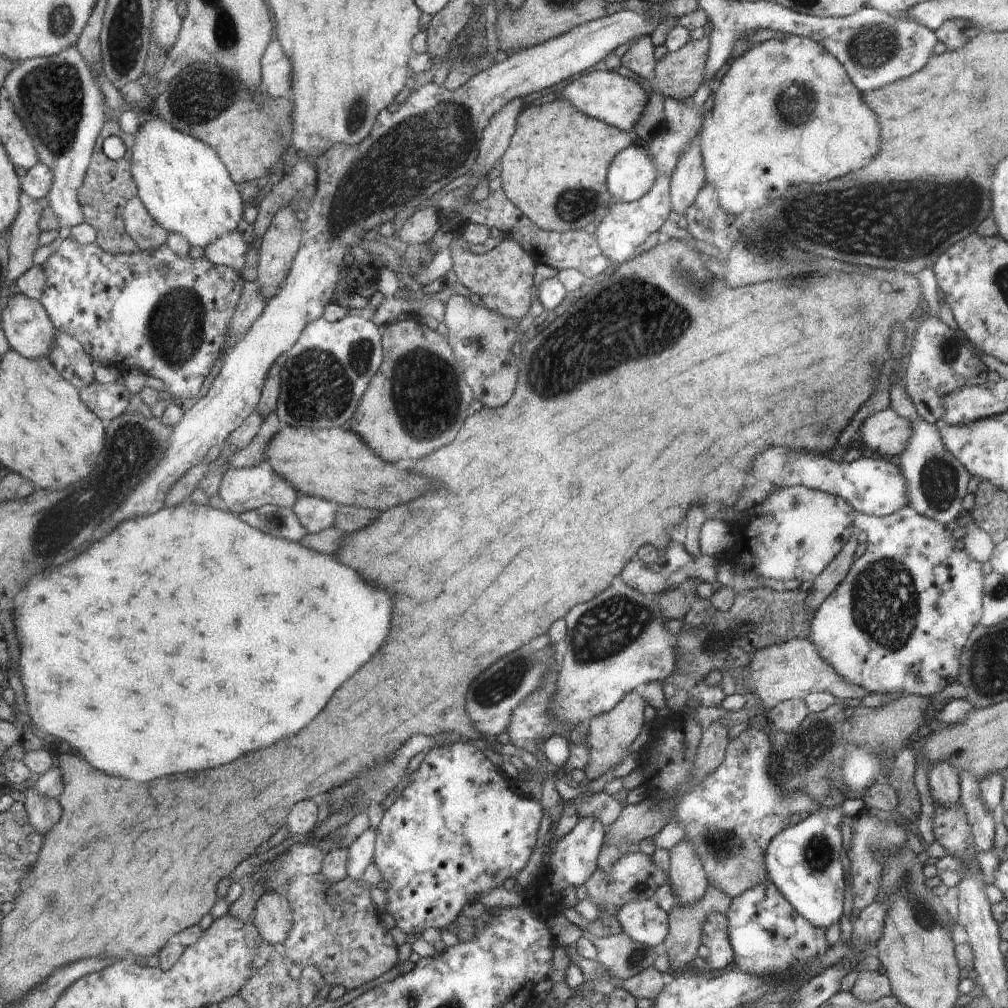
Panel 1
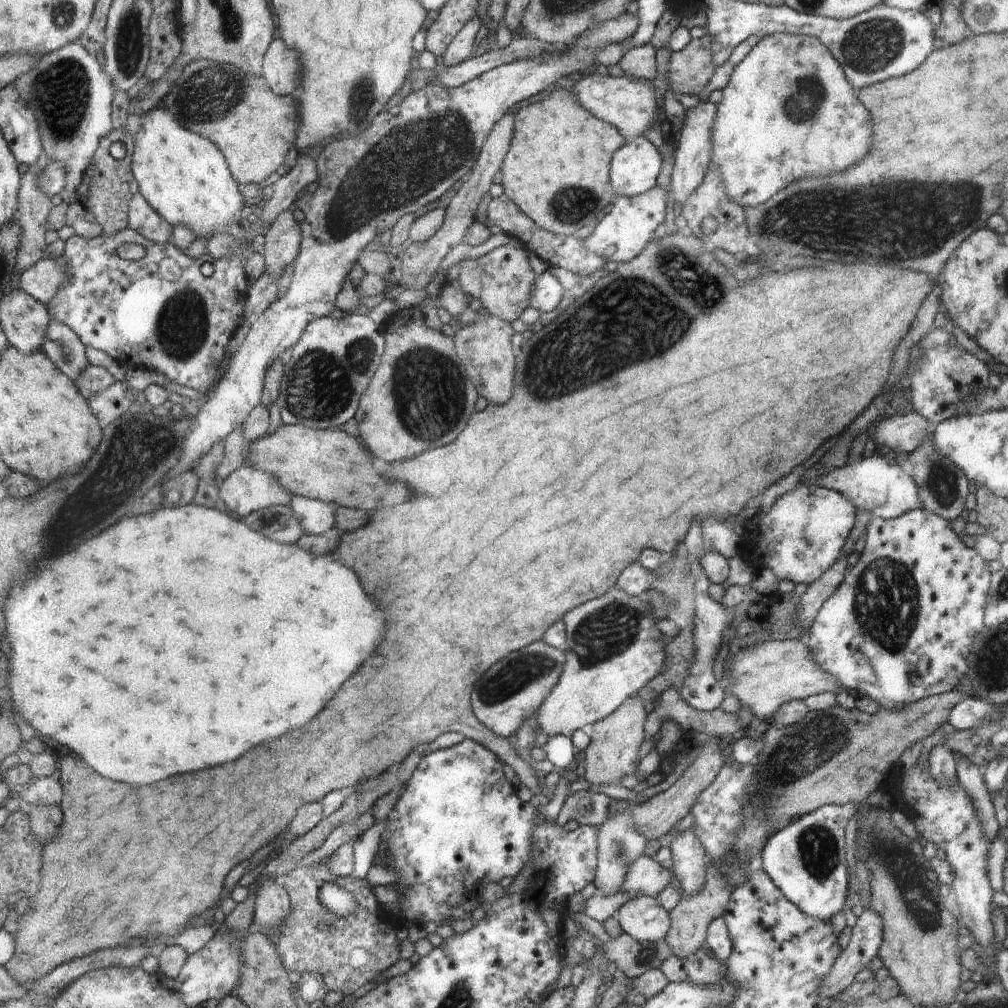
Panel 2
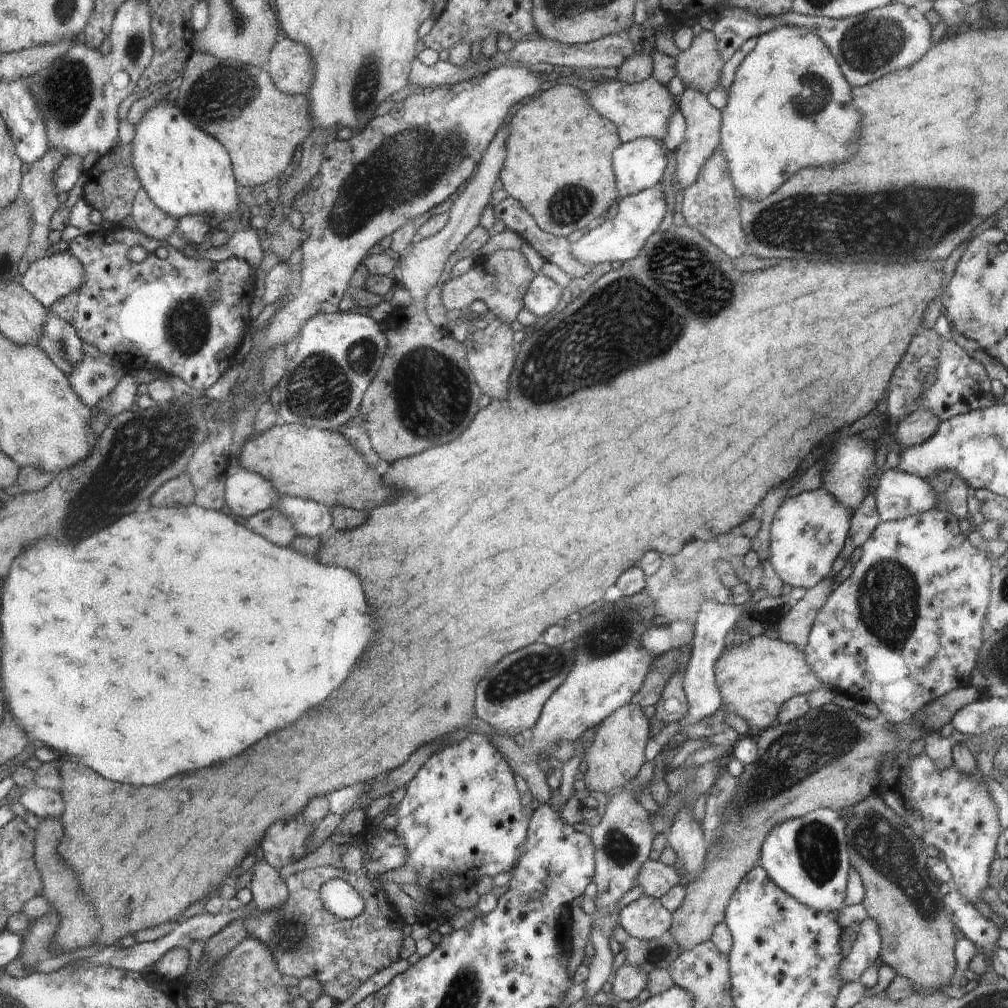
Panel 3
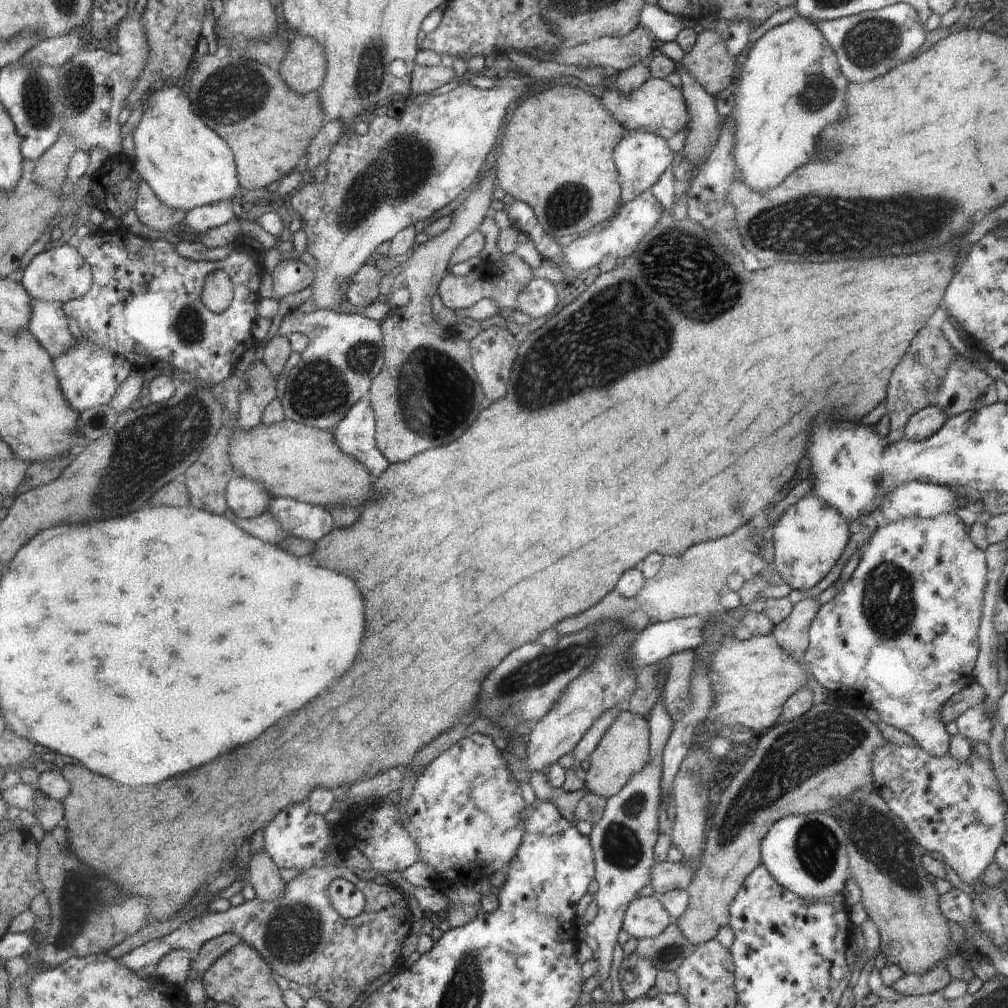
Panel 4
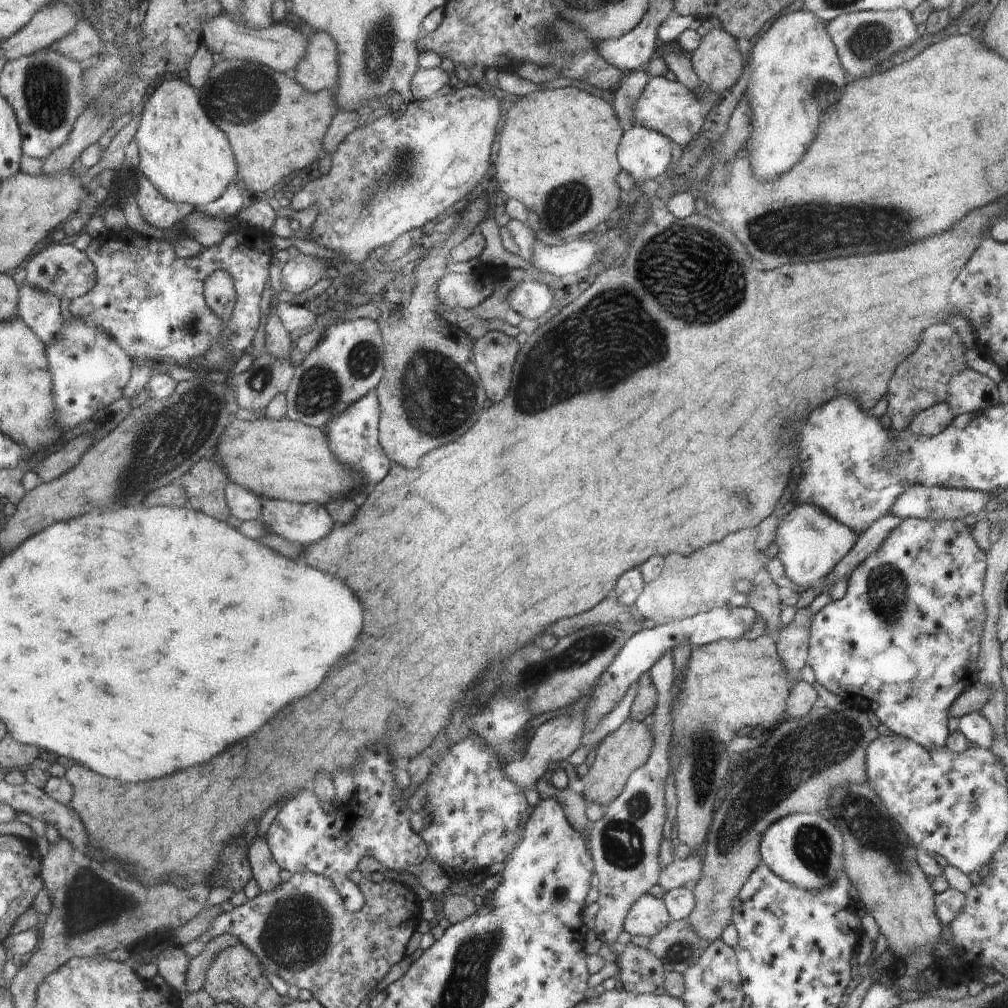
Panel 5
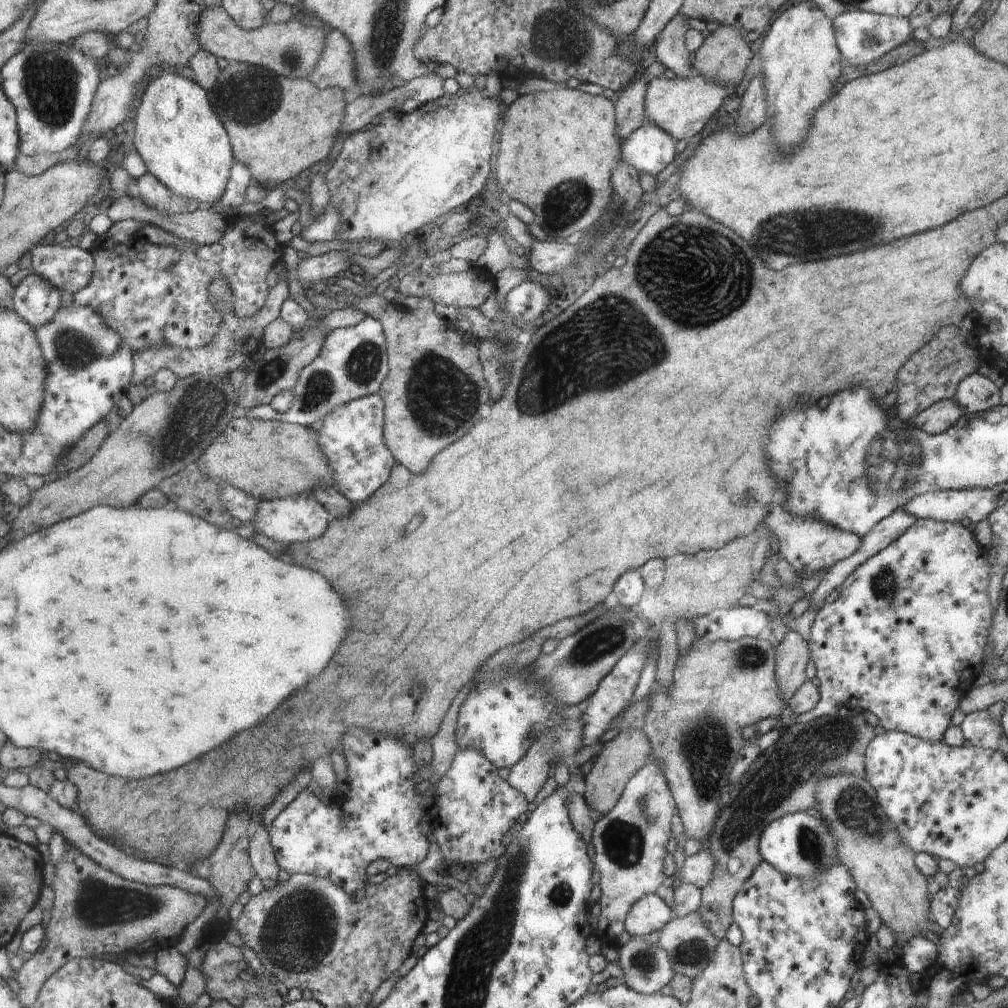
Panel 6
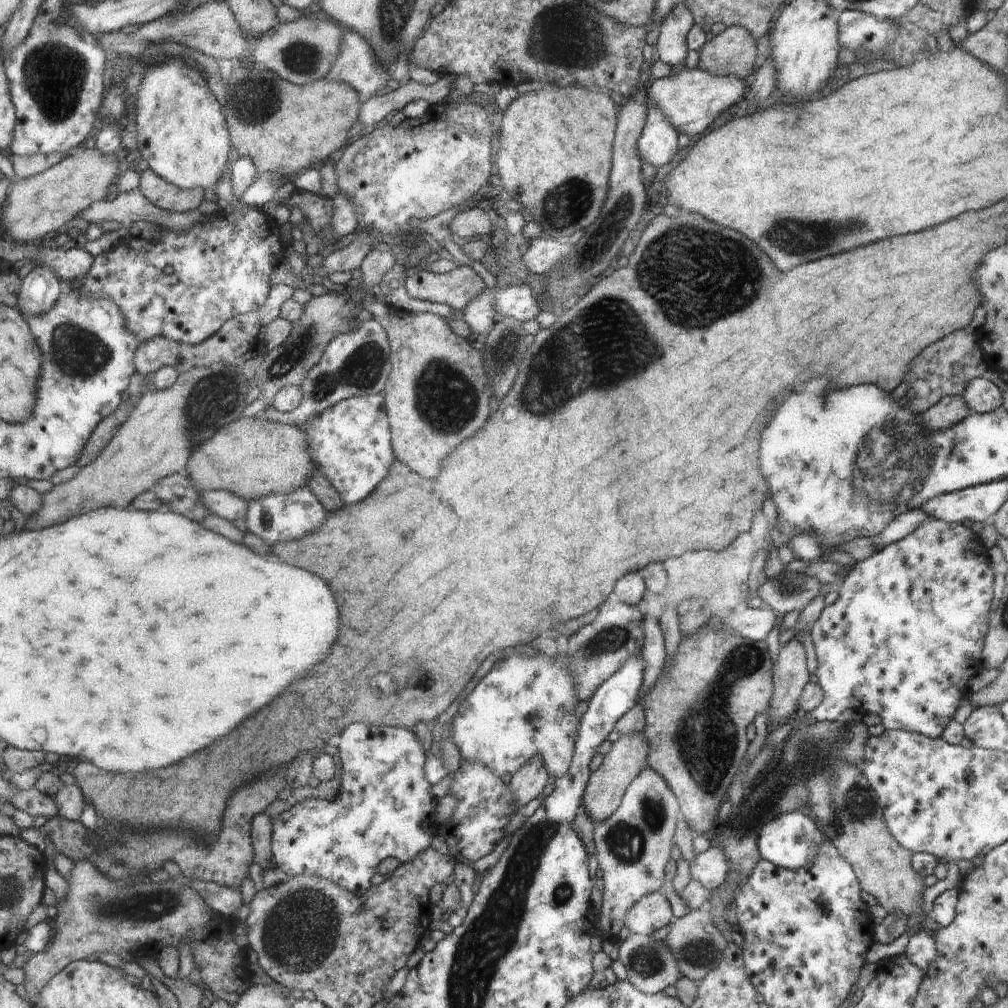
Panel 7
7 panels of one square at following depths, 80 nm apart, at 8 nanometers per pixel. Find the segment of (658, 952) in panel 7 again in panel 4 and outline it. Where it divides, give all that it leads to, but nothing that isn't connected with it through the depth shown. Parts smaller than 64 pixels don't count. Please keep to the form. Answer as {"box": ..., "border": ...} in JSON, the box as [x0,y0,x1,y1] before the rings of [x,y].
{"box":[620,952,659,999],"border":[[[632,952],[623,958],[621,966],[620,983],[626,999],[644,997],[655,986],[659,967],[647,958]]]}

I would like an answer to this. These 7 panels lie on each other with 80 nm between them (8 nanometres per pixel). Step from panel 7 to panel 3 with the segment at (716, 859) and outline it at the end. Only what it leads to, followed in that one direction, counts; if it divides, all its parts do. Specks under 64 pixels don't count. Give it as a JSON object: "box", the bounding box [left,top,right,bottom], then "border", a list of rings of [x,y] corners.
{"box":[637,859,685,899],"border":[[[648,859],[638,875],[637,885],[642,886],[644,894],[661,899],[676,885],[684,884],[685,880],[676,866],[669,866],[662,861]]]}

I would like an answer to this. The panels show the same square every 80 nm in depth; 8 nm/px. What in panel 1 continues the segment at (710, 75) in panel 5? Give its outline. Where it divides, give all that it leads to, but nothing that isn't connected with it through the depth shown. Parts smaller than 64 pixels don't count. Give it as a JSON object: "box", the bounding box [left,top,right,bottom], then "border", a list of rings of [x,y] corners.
{"box":[654,33,710,101],"border":[[[707,33],[703,38],[690,39],[677,51],[668,51],[655,64],[654,92],[664,98],[672,97],[680,101],[692,97],[707,76],[710,44]]]}

